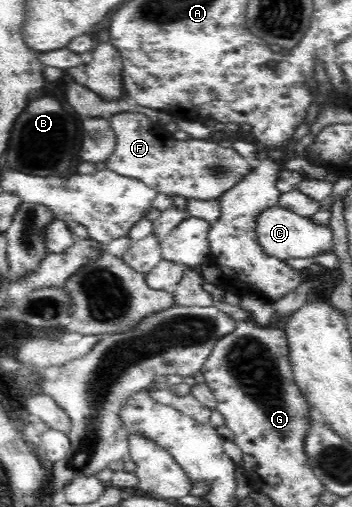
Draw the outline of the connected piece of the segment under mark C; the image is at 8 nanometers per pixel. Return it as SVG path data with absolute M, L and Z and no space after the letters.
M280 205L267 208L263 213L260 213L255 229L264 254L275 256L280 260L306 258L317 254L326 254L333 250L334 234L328 224L326 226L316 224L310 217L300 216Z

